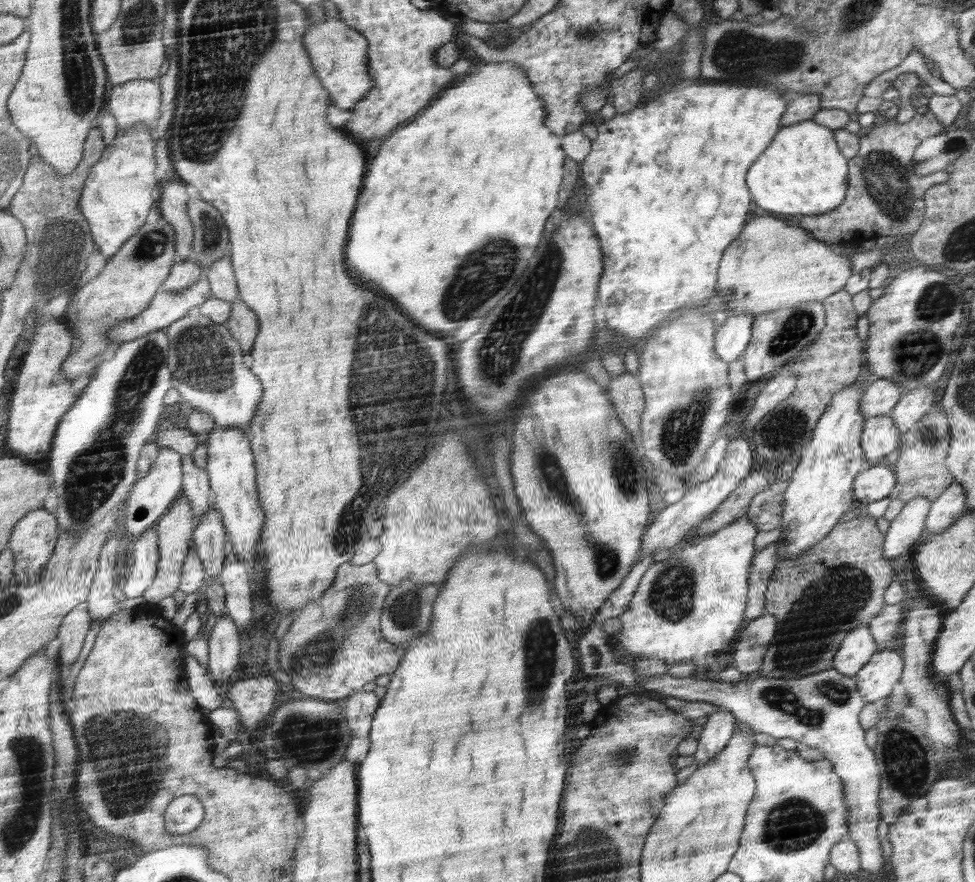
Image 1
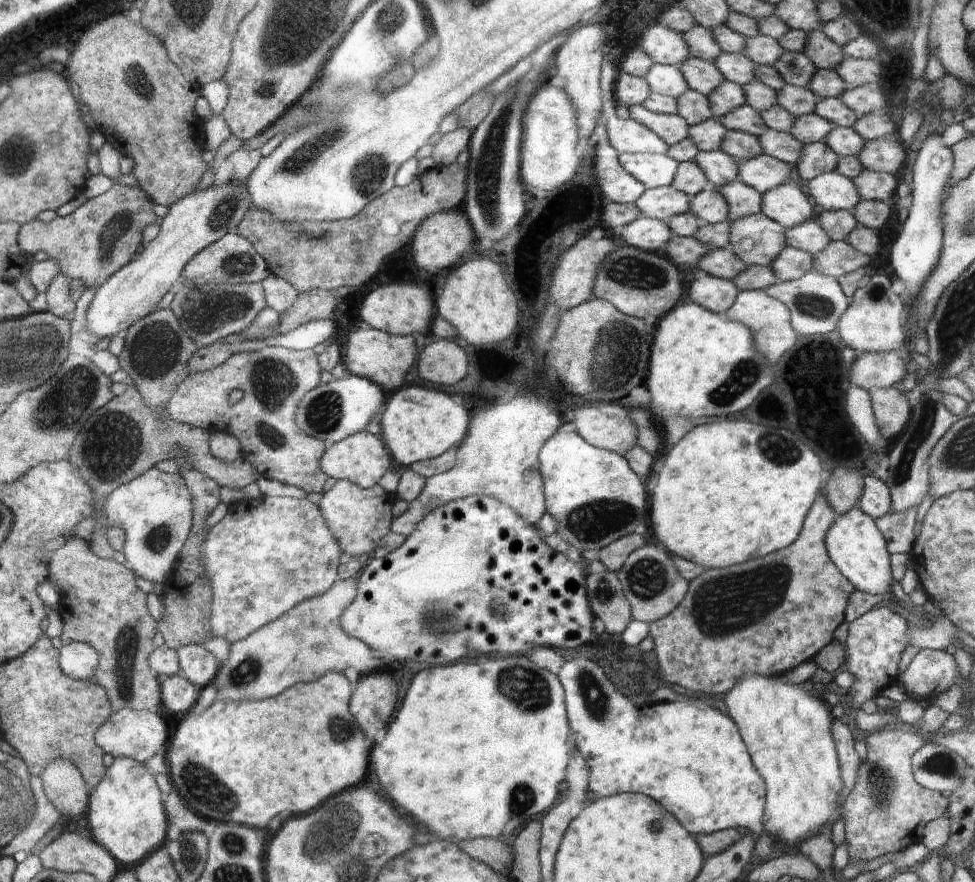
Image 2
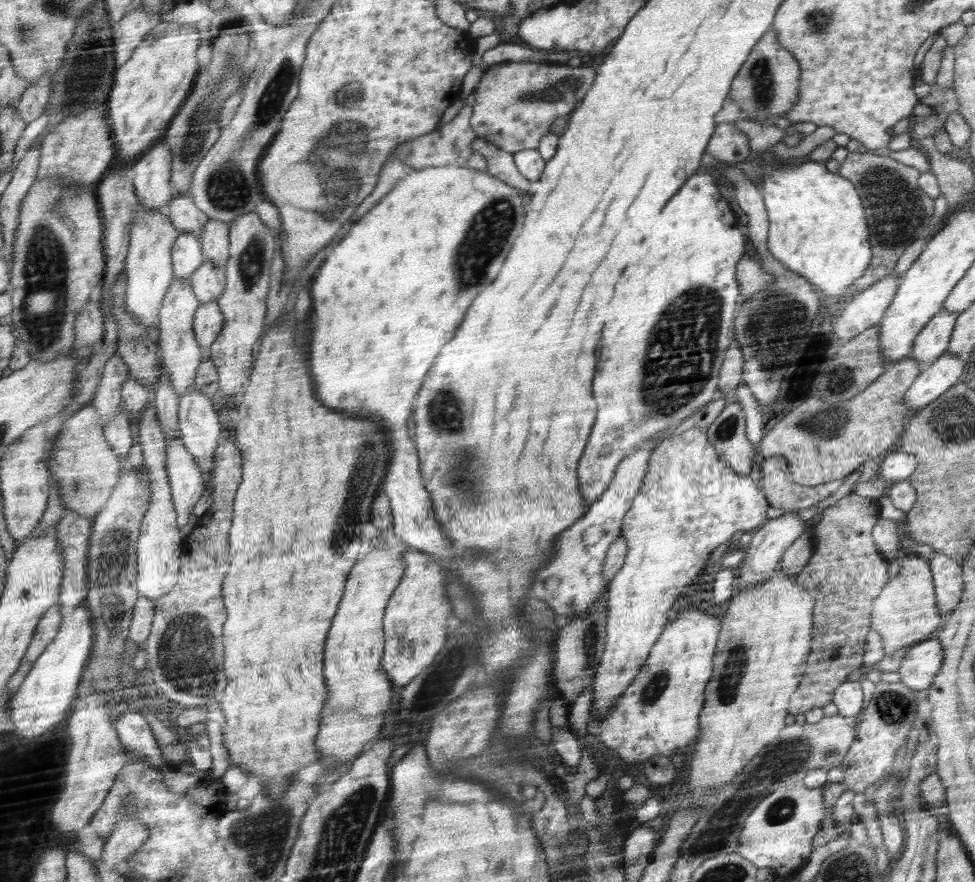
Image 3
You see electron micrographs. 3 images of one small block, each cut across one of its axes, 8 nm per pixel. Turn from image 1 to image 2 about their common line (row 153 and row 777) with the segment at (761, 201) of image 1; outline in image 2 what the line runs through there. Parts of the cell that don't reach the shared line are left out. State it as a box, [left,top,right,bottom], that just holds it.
[724,675,844,846]

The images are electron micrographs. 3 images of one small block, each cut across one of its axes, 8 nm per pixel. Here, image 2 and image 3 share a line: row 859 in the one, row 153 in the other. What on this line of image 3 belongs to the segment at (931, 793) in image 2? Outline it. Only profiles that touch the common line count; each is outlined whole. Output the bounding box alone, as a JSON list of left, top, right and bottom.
[839,149,934,292]

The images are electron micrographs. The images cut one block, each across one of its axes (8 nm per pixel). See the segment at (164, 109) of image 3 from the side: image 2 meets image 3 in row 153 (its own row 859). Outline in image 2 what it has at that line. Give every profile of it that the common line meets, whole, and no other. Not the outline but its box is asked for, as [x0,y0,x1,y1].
[89,758,170,866]

